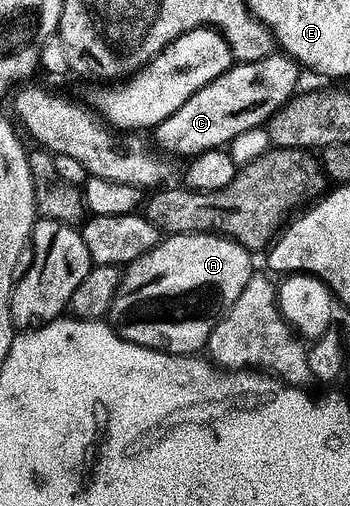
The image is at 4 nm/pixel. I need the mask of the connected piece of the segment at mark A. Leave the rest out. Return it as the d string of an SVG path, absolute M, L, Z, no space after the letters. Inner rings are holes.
M174 235L165 238L153 251L129 263L123 272L110 312L111 326L120 332L123 339L139 347L167 355L195 356L205 350L217 320L231 309L250 283L254 274L252 256L251 250L222 235ZM196 302L200 302L200 308L191 311L192 303Z

